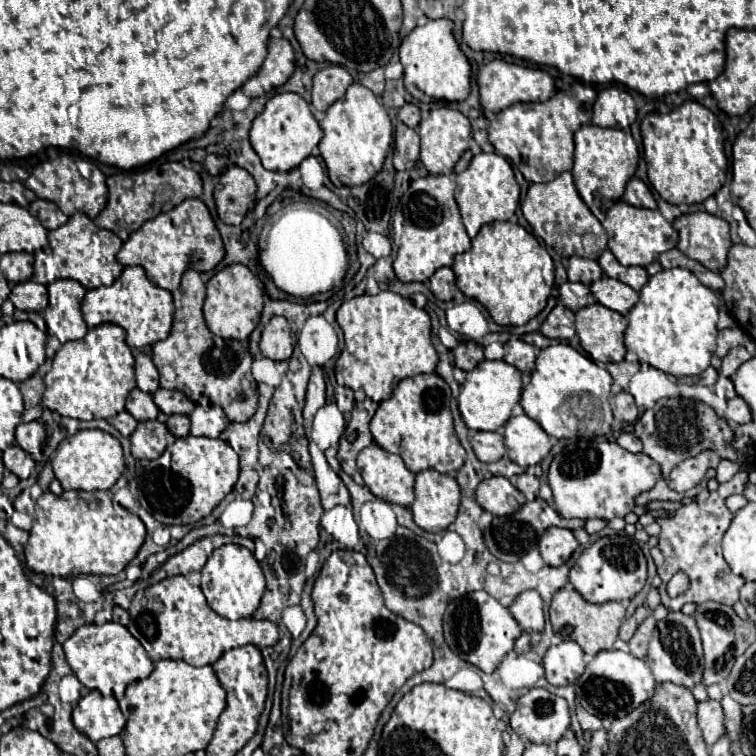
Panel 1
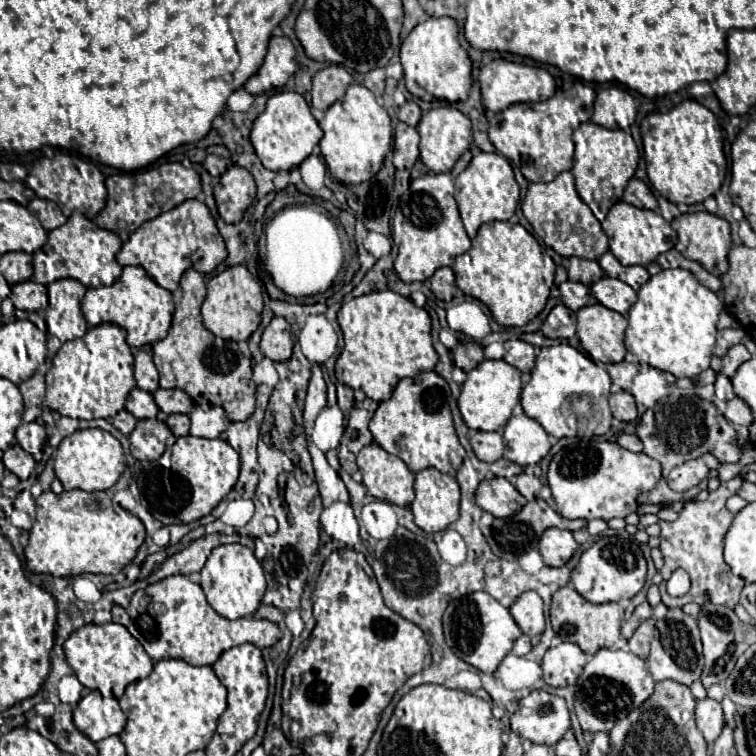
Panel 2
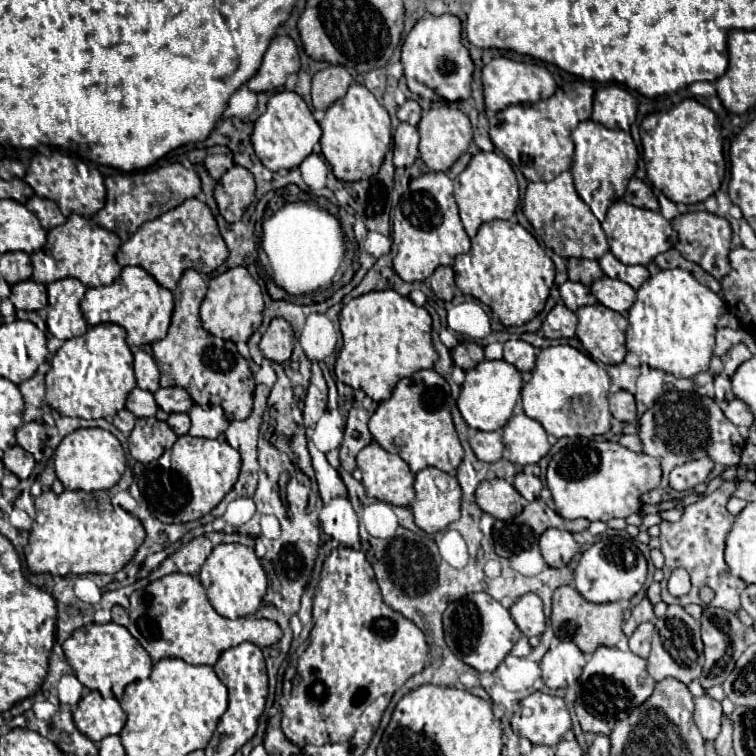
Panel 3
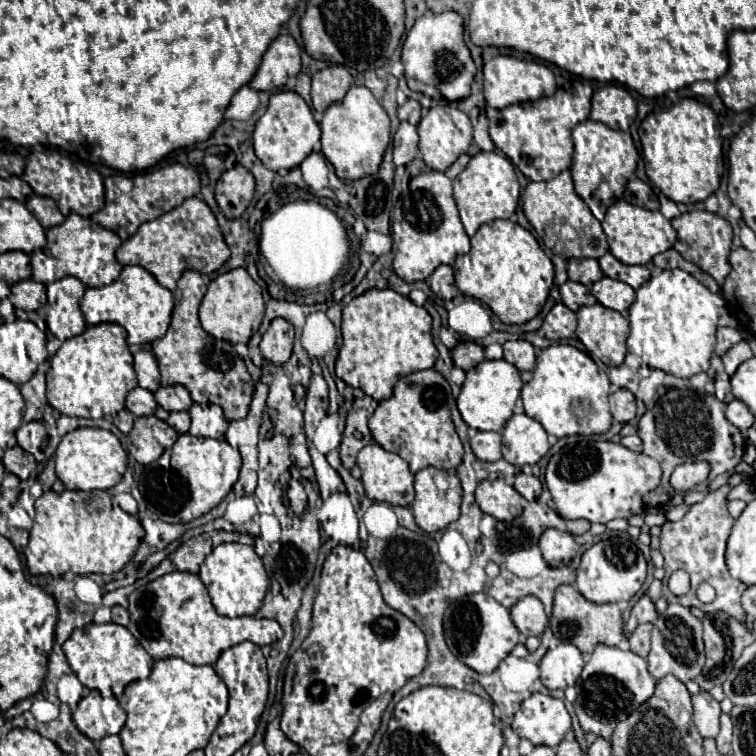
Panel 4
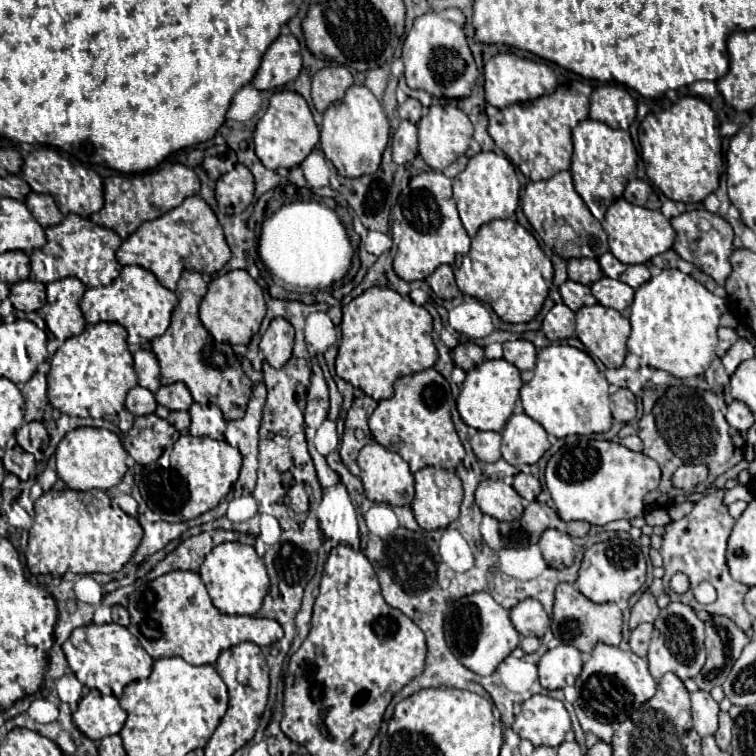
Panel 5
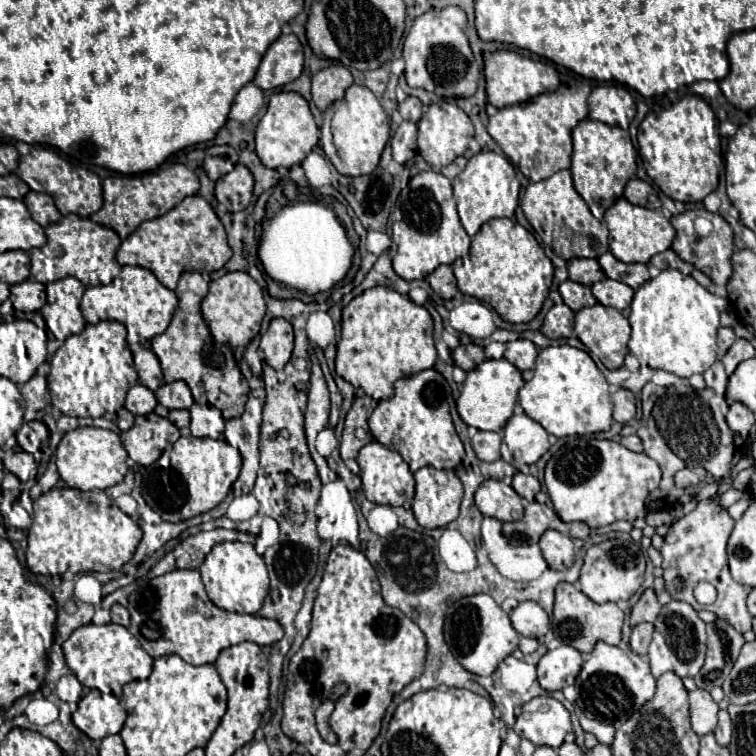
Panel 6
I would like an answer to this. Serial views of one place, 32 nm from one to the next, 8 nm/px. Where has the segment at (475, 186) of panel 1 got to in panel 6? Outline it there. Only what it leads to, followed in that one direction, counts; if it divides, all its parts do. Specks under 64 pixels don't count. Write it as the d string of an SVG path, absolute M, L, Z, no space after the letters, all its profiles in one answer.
M496 152L474 154L468 160L466 168L452 180L452 188L458 204L458 214L468 236L474 236L478 228L492 218L514 218L516 206L518 206L520 182L516 178L516 170L510 164L510 160Z

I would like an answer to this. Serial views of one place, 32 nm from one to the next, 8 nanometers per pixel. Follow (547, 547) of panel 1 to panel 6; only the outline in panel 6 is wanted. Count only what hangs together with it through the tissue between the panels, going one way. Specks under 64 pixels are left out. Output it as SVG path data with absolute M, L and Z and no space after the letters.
M546 530L540 538L540 550L548 566L554 570L564 570L574 564L574 544L568 534Z

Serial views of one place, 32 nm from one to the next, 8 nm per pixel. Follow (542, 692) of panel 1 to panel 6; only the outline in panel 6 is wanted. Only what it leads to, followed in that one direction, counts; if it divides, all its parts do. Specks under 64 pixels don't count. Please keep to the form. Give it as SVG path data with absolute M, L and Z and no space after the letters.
M536 696L526 702L514 724L514 732L520 734L520 738L530 740L534 746L552 748L558 748L570 730L568 710L550 696Z

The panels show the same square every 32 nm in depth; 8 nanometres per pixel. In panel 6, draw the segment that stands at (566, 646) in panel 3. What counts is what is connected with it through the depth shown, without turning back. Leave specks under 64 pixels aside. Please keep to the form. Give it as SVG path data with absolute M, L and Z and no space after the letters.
M564 644L558 646L554 650L548 650L536 670L538 670L538 682L544 690L554 692L554 690L562 690L570 684L574 684L576 676L580 674L582 668L582 656L576 648Z

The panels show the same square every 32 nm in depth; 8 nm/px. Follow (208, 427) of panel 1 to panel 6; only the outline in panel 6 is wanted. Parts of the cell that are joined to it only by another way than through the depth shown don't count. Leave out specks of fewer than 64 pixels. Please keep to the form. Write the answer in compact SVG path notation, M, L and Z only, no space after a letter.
M192 404L190 408L190 416L192 416L192 422L190 422L190 432L192 436L208 436L208 438L220 438L220 434L224 432L224 418L222 418L222 412L214 406L208 406L208 408L202 408L200 404Z

